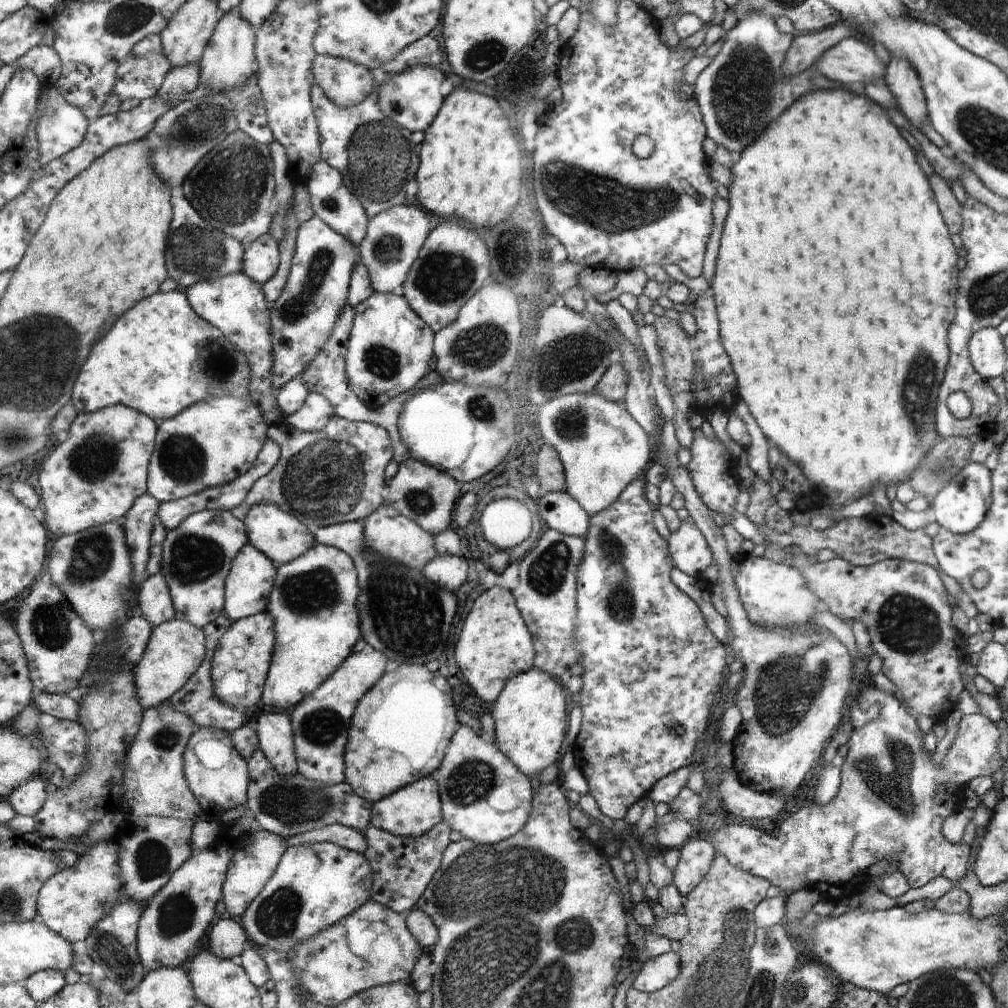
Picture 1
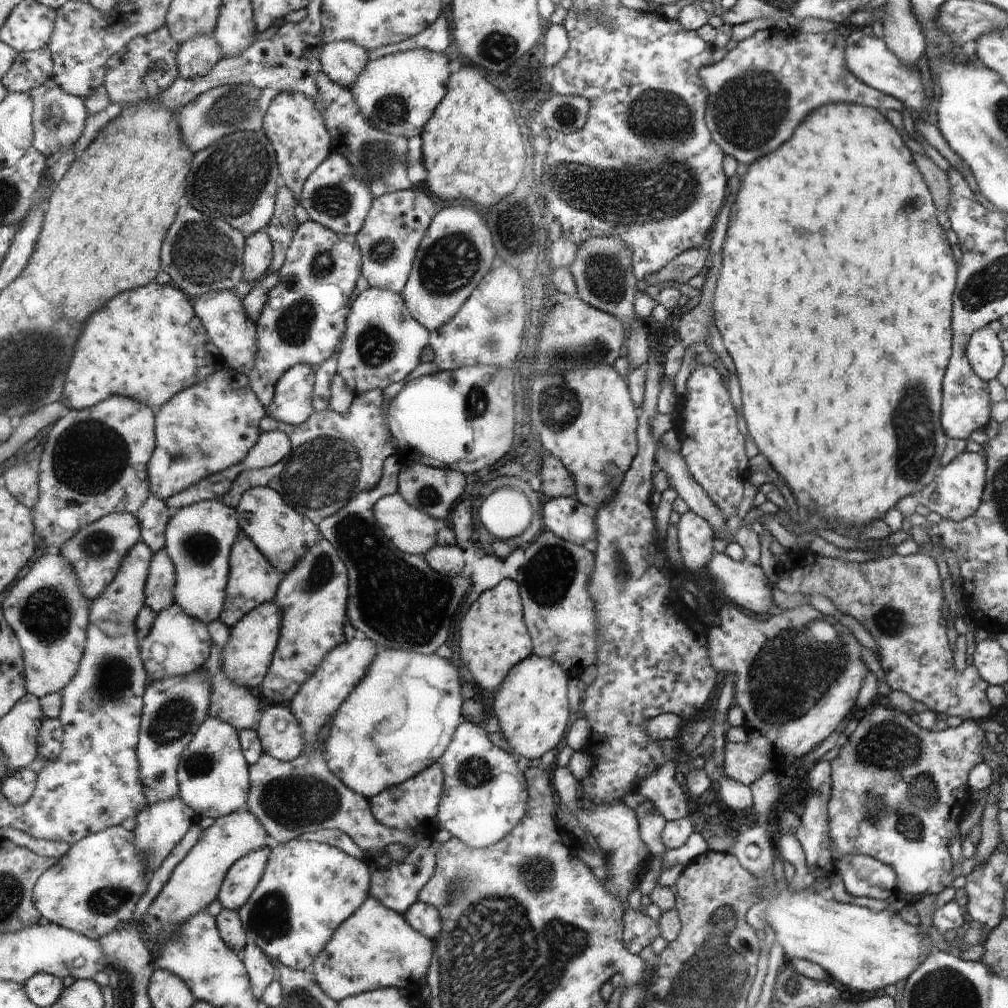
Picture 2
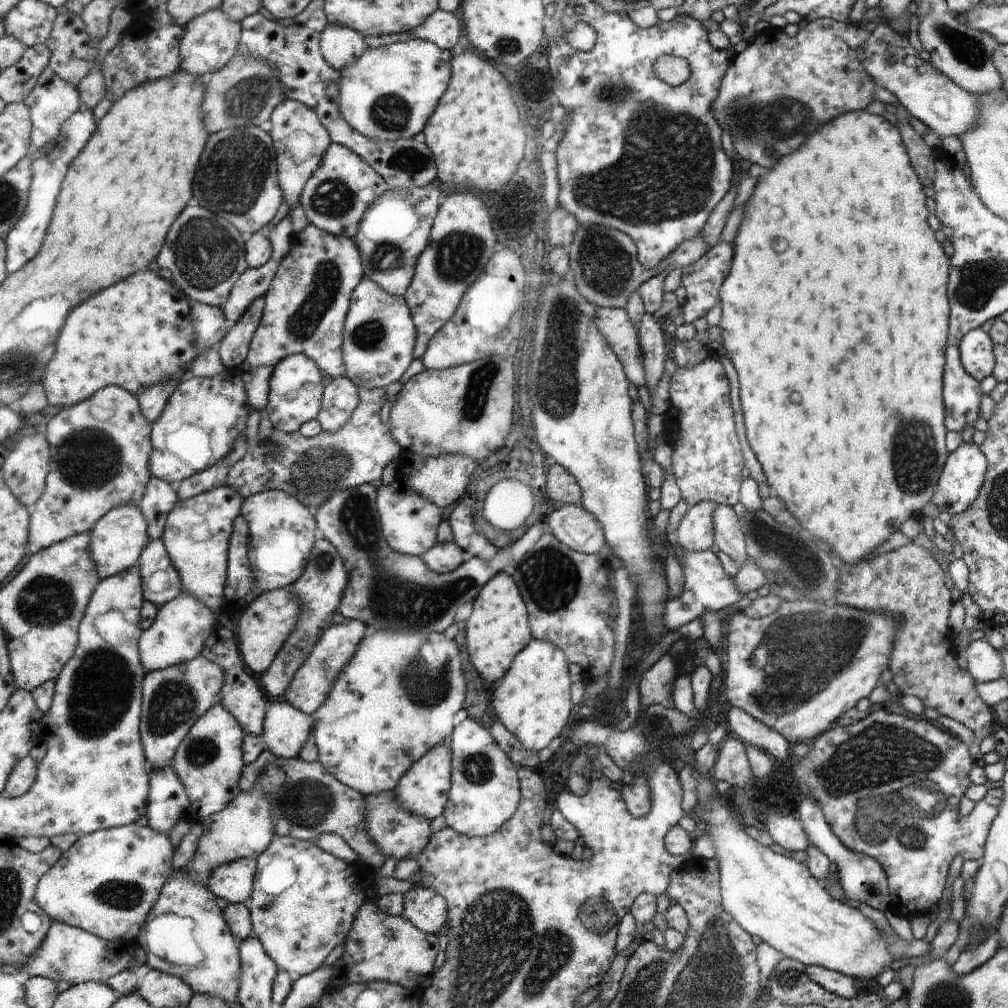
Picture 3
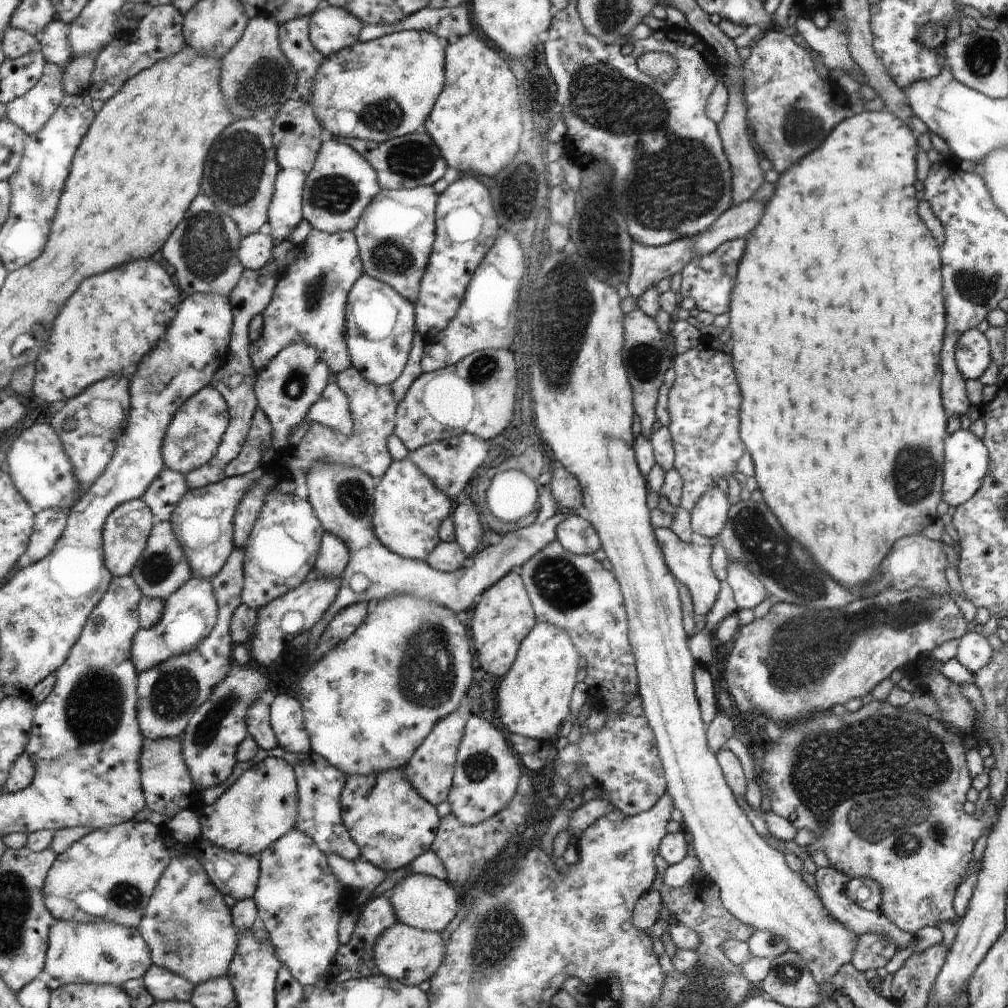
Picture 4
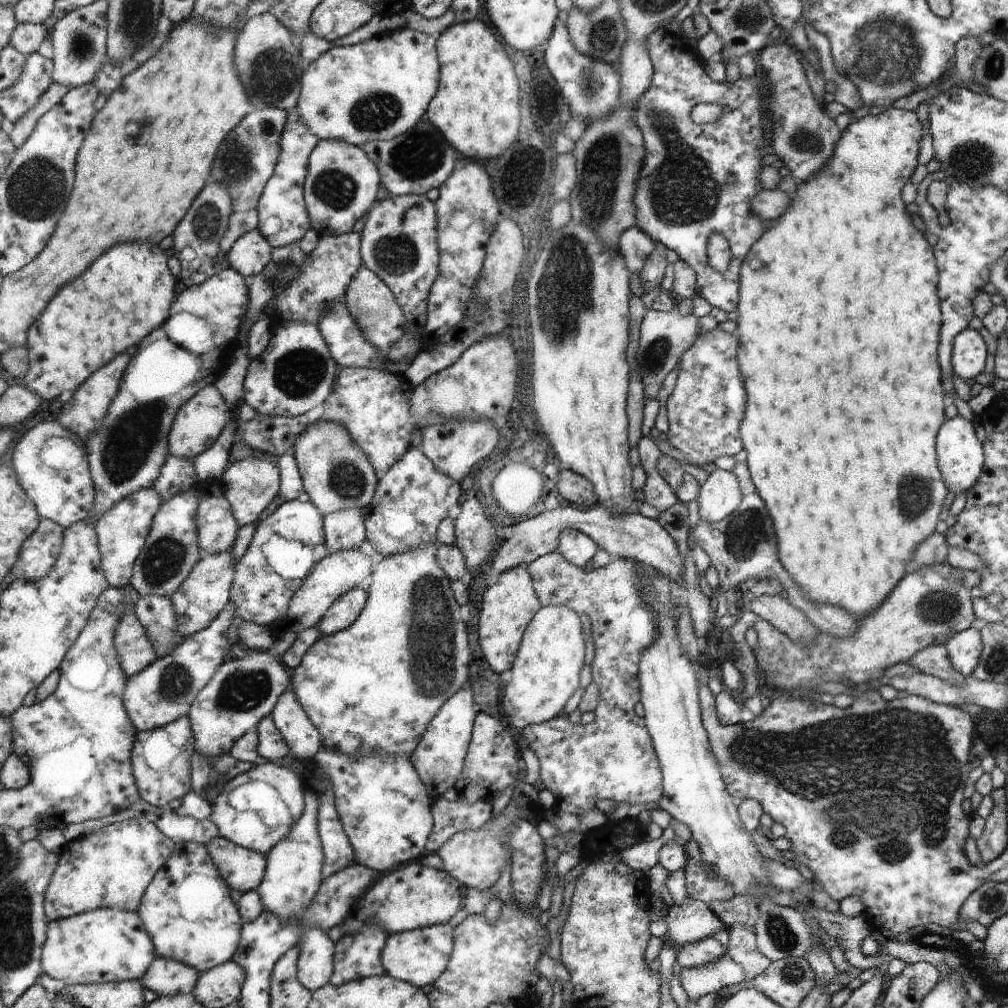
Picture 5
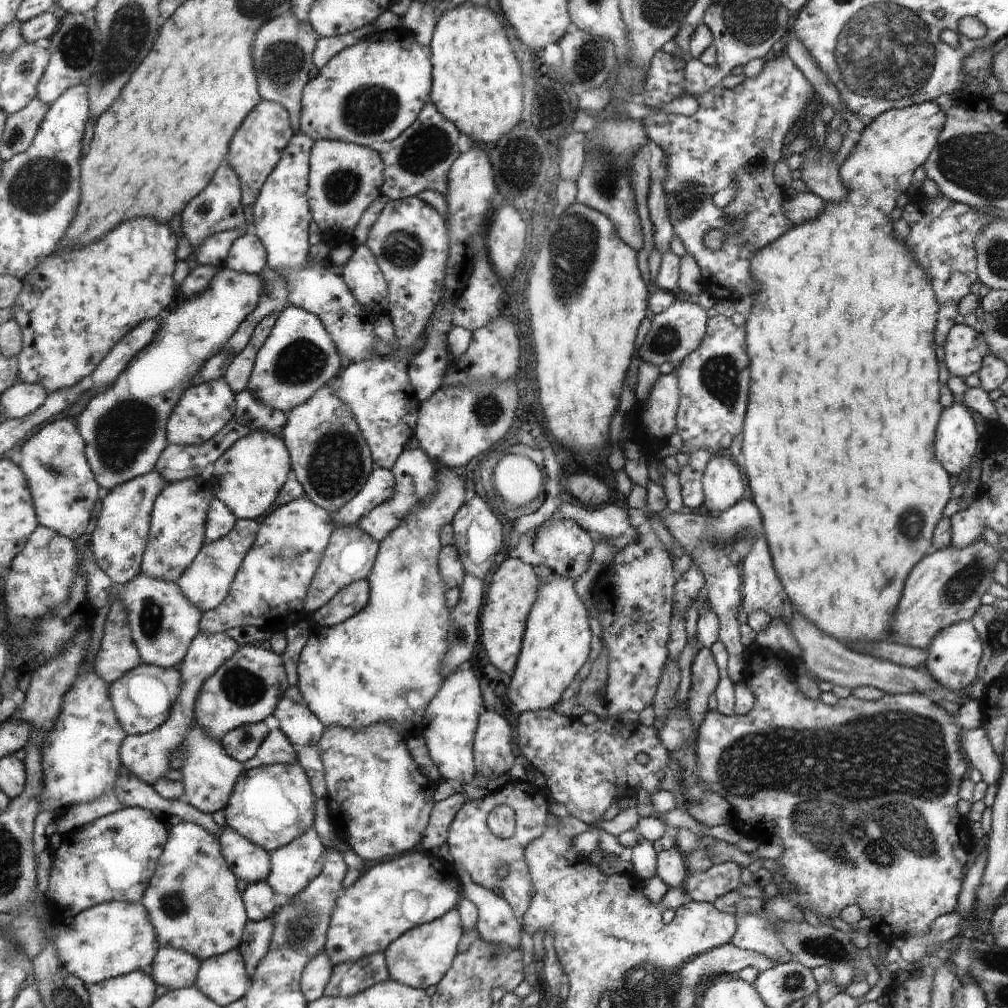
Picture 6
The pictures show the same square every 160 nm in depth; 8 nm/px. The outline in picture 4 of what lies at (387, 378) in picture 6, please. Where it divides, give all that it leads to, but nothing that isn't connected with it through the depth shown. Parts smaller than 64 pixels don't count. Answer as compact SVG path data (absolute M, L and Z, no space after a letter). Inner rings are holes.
M353 366L335 375L335 382L350 400L352 432L349 435L343 435L320 423L312 424L299 444L277 452L272 468L276 474L279 474L279 481L283 478L294 480L298 474L308 476L309 471L312 471L315 465L356 467L366 471L377 481L384 475L384 472L389 470L388 466L392 466L392 458L386 450L386 436L396 426L398 403L392 398L391 385L384 387L372 384Z

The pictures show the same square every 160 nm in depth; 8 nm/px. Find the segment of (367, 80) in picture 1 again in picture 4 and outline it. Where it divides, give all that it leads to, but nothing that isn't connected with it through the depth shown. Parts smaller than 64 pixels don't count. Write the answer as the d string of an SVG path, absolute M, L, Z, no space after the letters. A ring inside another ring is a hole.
M328 6L312 15L309 37L314 48L329 57L358 42L362 28L364 25L353 13Z

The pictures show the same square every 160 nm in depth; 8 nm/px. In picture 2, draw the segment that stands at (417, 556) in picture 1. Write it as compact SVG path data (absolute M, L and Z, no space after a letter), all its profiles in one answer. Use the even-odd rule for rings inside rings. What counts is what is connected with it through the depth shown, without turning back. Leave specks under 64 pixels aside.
M398 492L378 499L374 507L374 519L380 524L386 538L402 553L423 557L437 546L437 530L440 523L428 516L424 510L414 508Z

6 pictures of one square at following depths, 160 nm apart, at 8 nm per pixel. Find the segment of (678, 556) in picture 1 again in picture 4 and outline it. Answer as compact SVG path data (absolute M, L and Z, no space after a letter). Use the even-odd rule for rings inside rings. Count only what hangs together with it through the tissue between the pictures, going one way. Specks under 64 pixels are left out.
M725 486L706 491L697 506L690 511L693 532L715 541L728 522L730 507Z

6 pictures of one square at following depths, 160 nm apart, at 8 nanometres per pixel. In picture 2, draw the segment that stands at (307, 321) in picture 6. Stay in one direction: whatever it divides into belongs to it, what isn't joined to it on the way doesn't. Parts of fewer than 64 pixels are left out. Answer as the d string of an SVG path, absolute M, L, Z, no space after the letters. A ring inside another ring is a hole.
M296 364L278 380L274 399L265 406L270 418L290 426L298 426L310 418L314 388L314 372L310 368L310 365Z

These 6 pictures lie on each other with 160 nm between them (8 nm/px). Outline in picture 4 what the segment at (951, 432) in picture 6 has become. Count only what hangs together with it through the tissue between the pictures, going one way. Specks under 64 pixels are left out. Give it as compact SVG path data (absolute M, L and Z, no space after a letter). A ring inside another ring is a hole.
M961 428L954 434L946 436L944 452L946 452L946 504L960 507L978 492L991 463L989 452L986 445L982 444L982 439Z

